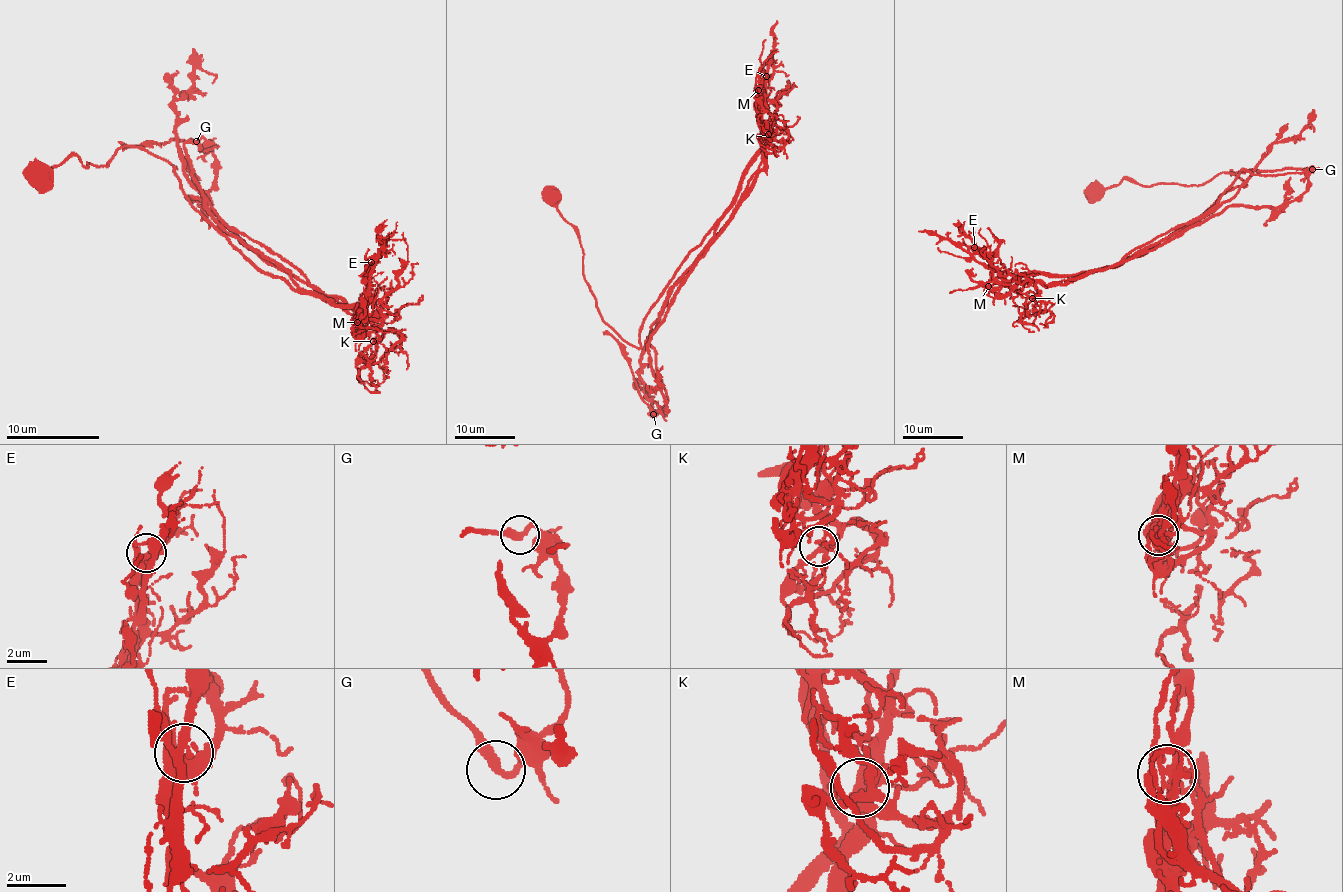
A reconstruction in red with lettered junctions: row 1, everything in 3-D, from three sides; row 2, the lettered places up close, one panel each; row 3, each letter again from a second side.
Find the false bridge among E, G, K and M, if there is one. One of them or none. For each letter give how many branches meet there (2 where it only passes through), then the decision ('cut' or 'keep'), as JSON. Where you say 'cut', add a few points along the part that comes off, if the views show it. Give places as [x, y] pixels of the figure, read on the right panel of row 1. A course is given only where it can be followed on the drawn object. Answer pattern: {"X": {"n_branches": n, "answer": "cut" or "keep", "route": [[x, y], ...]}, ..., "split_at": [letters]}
{"E": {"n_branches": 4, "answer": "keep"}, "G": {"n_branches": 2, "answer": "keep"}, "K": {"n_branches": 4, "answer": "keep"}, "M": {"n_branches": 6, "answer": "cut", "route": [[989, 286], [1065, 285], [1204, 216], [1241, 171], [1270, 175], [1312, 167], [1229, 169]]}, "split_at": ["M"]}

